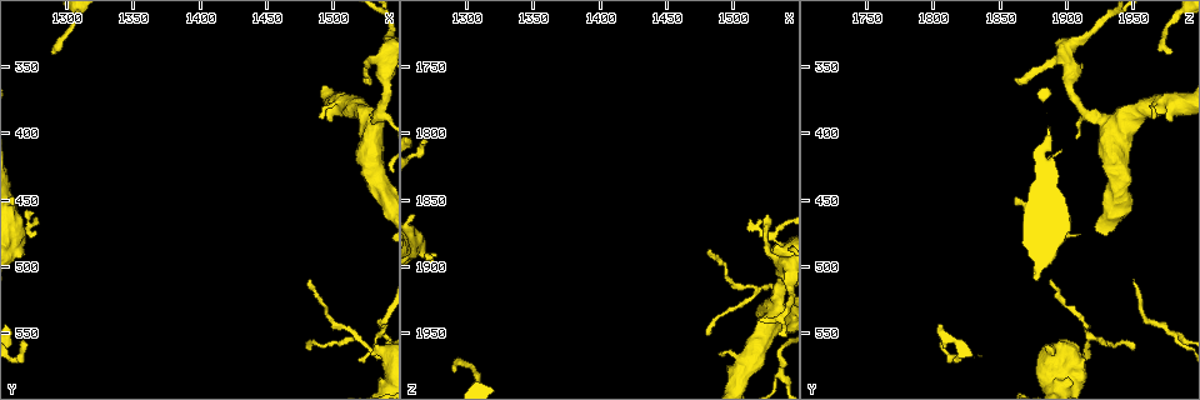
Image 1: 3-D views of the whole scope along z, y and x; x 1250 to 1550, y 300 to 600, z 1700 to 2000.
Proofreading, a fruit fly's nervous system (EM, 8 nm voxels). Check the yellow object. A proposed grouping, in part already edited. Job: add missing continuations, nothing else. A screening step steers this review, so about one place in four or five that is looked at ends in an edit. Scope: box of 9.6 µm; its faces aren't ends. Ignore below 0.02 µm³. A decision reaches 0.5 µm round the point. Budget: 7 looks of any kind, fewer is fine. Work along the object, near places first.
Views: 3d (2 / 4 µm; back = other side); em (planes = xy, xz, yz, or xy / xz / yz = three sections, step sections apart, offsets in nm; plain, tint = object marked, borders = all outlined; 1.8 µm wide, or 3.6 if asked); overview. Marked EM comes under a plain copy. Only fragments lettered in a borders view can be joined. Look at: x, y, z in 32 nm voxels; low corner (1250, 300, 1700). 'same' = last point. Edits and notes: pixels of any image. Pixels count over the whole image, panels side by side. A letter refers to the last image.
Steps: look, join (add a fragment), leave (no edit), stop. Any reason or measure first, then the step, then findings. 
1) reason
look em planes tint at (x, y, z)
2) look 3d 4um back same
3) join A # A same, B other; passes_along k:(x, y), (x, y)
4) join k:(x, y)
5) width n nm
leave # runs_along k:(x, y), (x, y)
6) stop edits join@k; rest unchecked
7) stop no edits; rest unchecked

an open end
look em planes borders at (1490, 388, 1966)

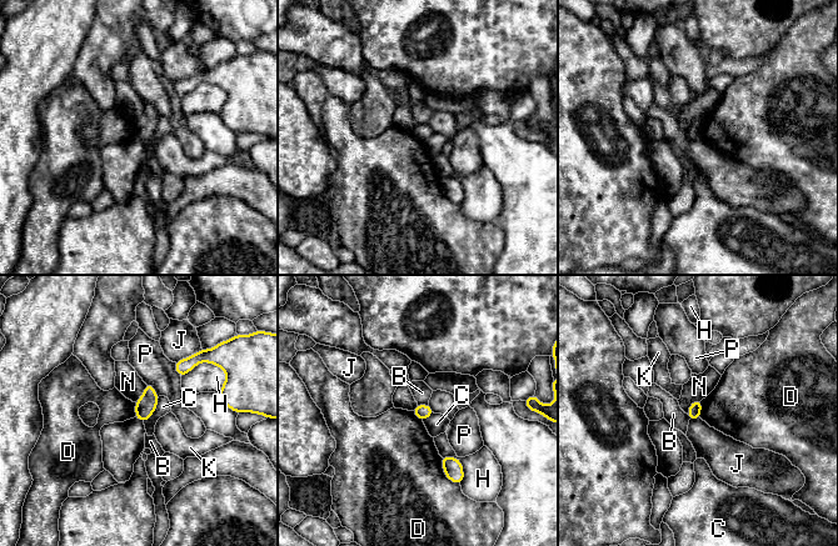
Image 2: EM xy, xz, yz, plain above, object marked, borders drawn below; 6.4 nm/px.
leave # B other, C other, D other, H other, J other, K other, N other, P other; border 2:(440, 457), (443, 472), (459, 485); none of them fits

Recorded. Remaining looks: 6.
branch stops here
look 3d 2um at (1526, 360, 1860)

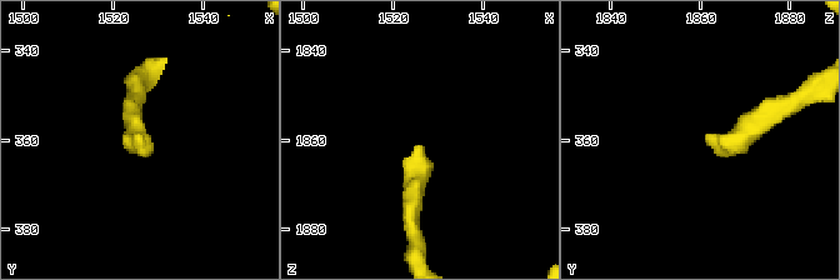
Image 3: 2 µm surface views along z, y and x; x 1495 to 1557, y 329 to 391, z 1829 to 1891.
need the tissue
look em yz step 4 borders at (1525, 359, 1862)

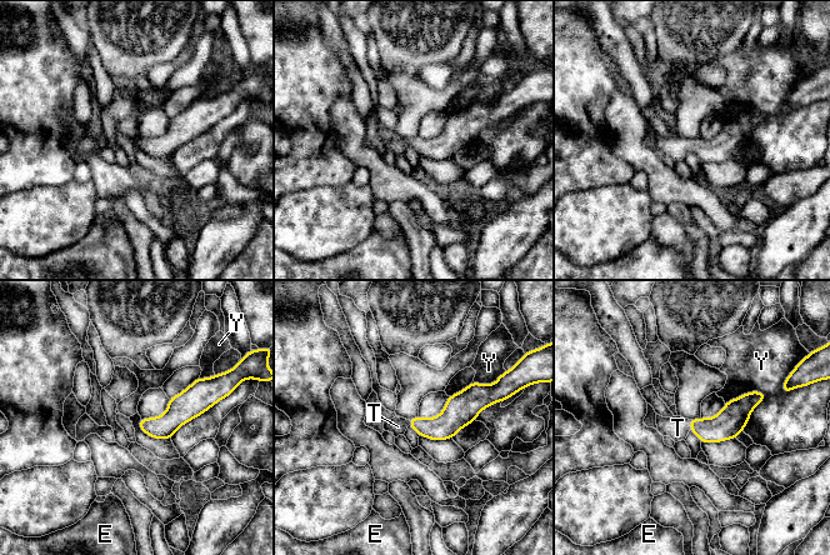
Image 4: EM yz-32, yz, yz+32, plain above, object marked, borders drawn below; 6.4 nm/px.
width 140 nm
join T # E other, T same, Y other; passes_along 4:(729, 423), (690, 425), (678, 428); it goes on there

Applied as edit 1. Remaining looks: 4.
an open end
look 3d 2um at (1280, 466, 1902)

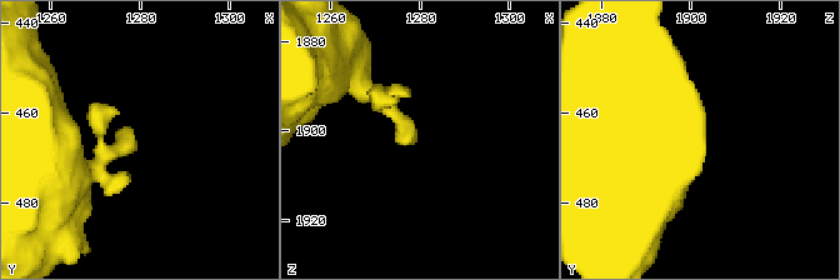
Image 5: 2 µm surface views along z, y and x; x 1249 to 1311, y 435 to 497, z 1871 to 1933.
look em xz step 16 tint at (1277, 464, 1904)

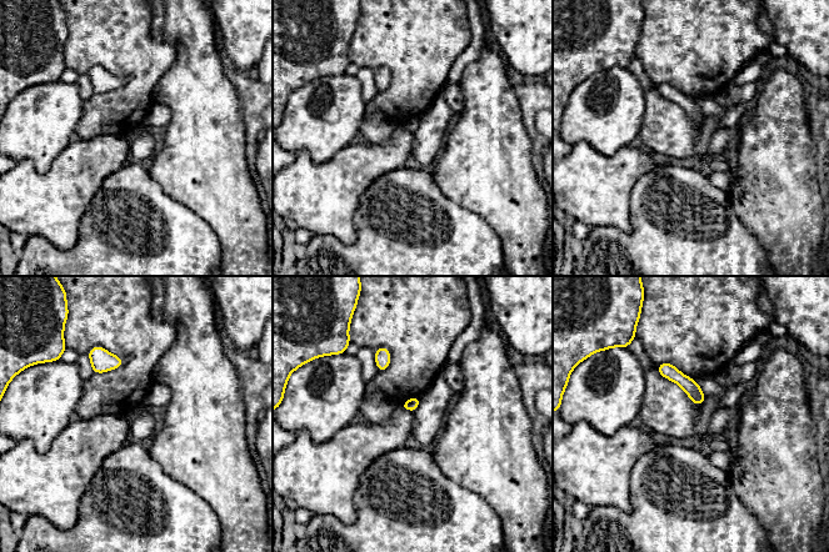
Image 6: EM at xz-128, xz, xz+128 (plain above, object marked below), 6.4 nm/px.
look em planes borders same

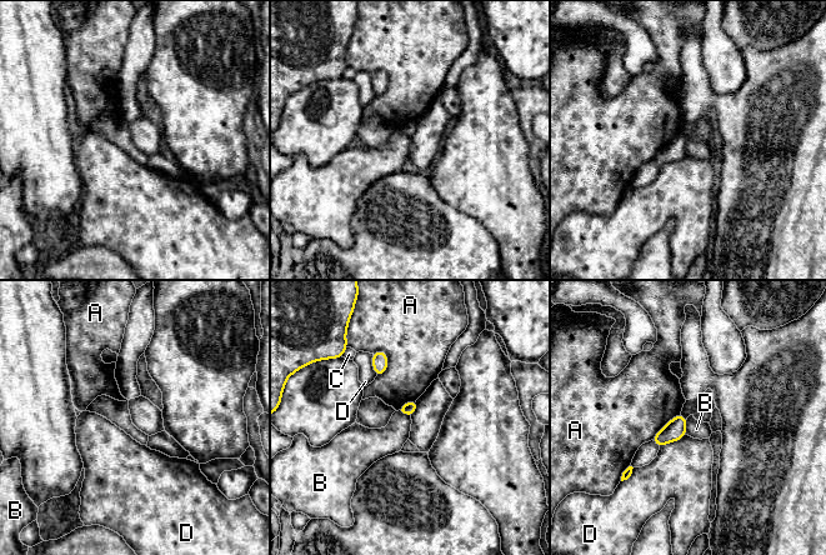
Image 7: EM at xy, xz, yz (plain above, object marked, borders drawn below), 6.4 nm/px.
longest_contact D 190 nm
leave # A other, B other, C other, D other; border 7:(685, 420), (686, 434); no lettered fragment goes on from it

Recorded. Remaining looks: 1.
stop edits join@4; rest unchecked

